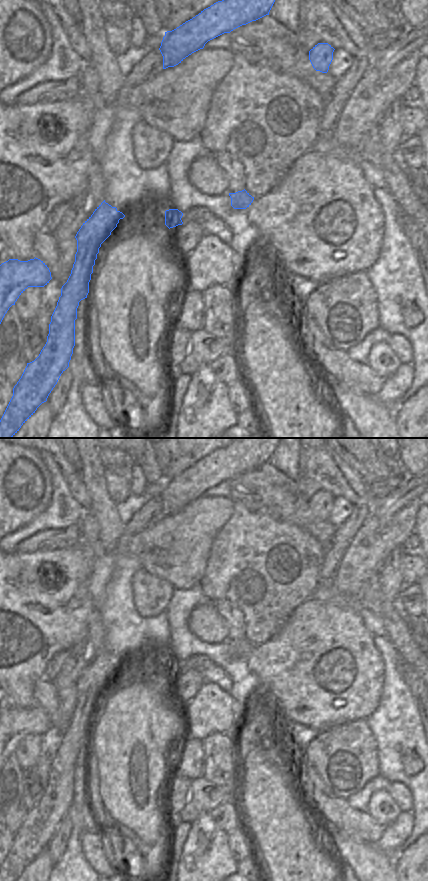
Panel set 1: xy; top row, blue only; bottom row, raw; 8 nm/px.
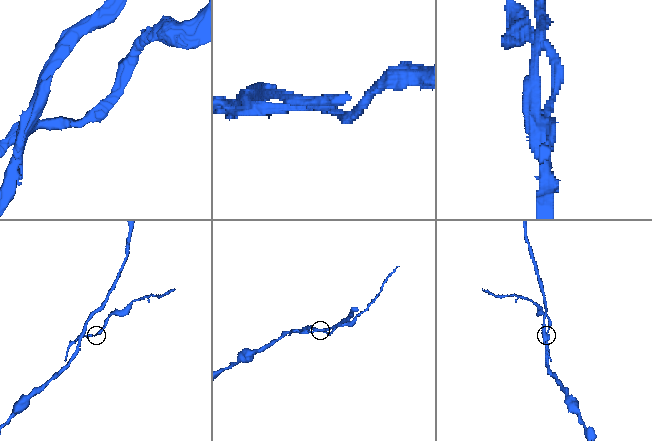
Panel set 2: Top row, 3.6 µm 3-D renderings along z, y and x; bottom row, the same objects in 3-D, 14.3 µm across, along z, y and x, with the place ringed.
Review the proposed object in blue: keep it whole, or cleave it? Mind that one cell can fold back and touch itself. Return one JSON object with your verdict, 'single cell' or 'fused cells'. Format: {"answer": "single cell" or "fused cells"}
{"answer": "fused cells"}

